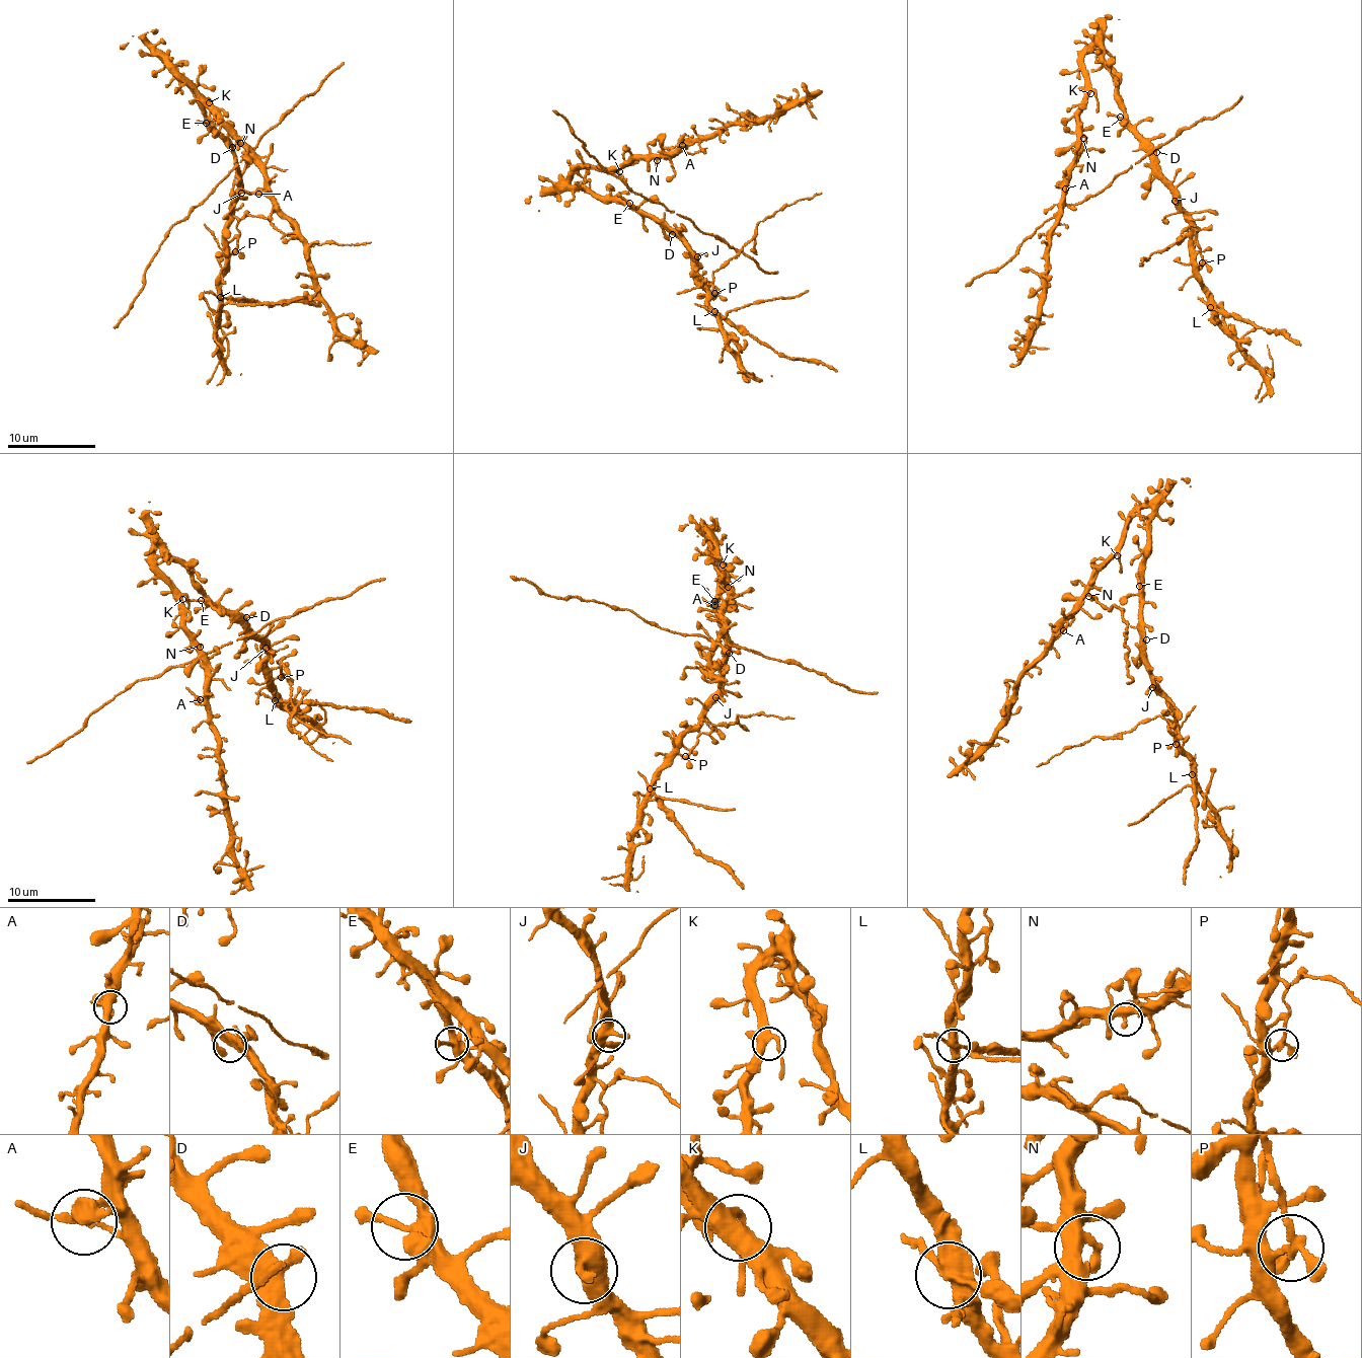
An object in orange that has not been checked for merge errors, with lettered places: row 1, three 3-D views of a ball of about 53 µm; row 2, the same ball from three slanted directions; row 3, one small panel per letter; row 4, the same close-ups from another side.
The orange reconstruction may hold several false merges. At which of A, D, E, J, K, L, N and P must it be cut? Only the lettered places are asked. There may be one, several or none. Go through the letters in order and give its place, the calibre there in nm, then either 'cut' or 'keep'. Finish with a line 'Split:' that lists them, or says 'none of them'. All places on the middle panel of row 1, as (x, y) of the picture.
A: (682, 145) | 260 nm | keep
D: (672, 234) | 360 nm | keep
E: (629, 203) | 300 nm | keep
J: (697, 256) | 480 nm | keep
K: (619, 171) | 440 nm | keep
L: (714, 311) | 460 nm | cut
N: (657, 160) | 440 nm | keep
P: (714, 293) | 200 nm | cut
Split: L, P

